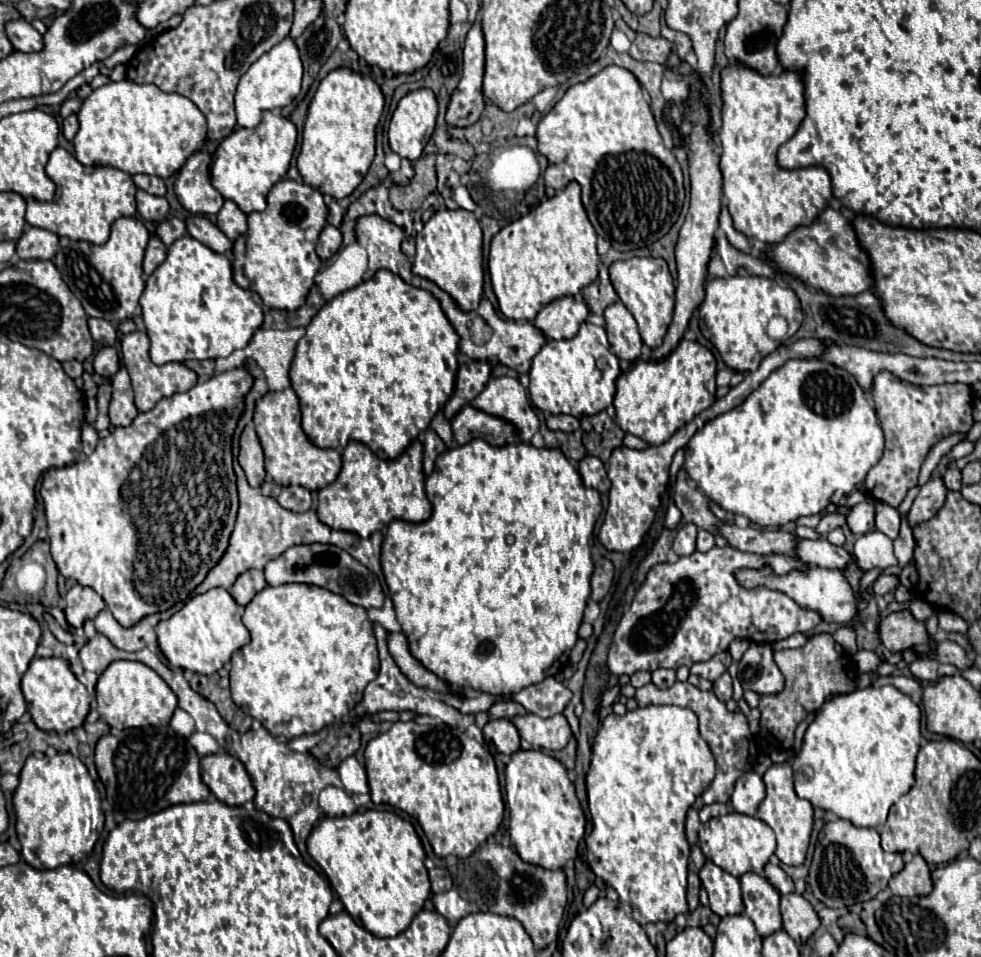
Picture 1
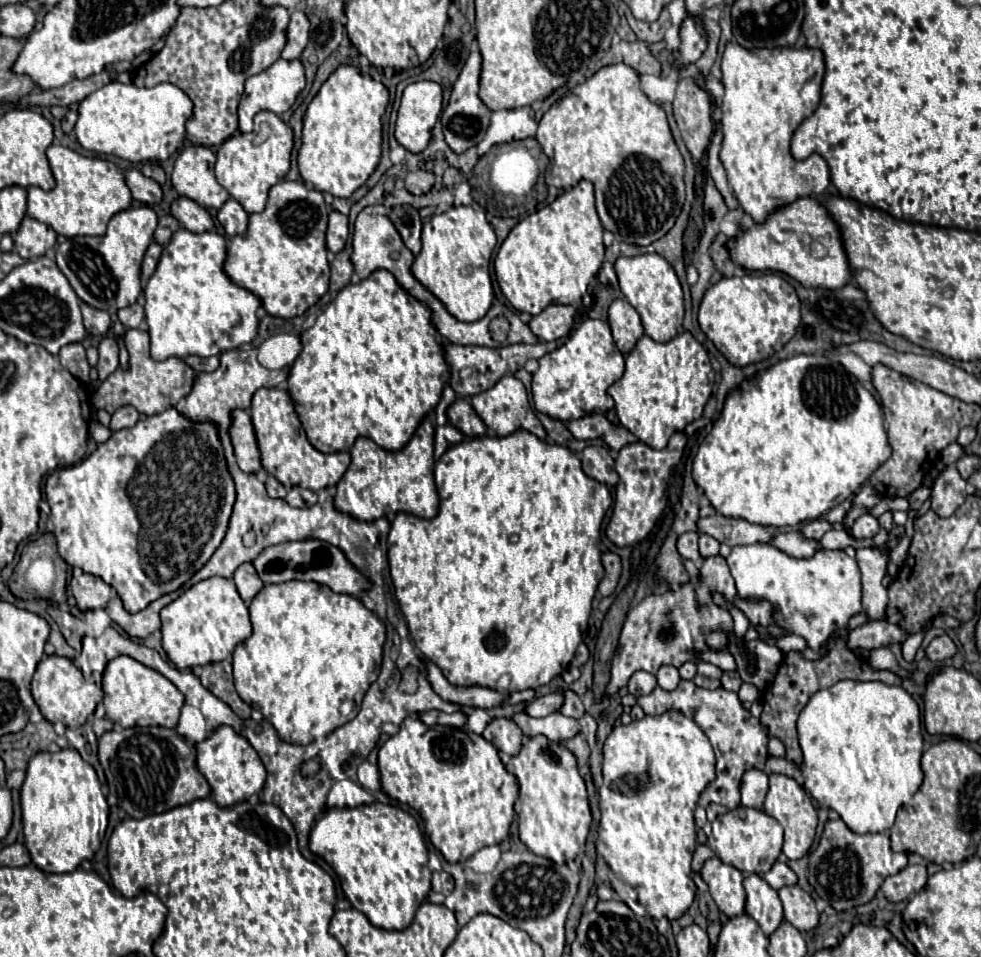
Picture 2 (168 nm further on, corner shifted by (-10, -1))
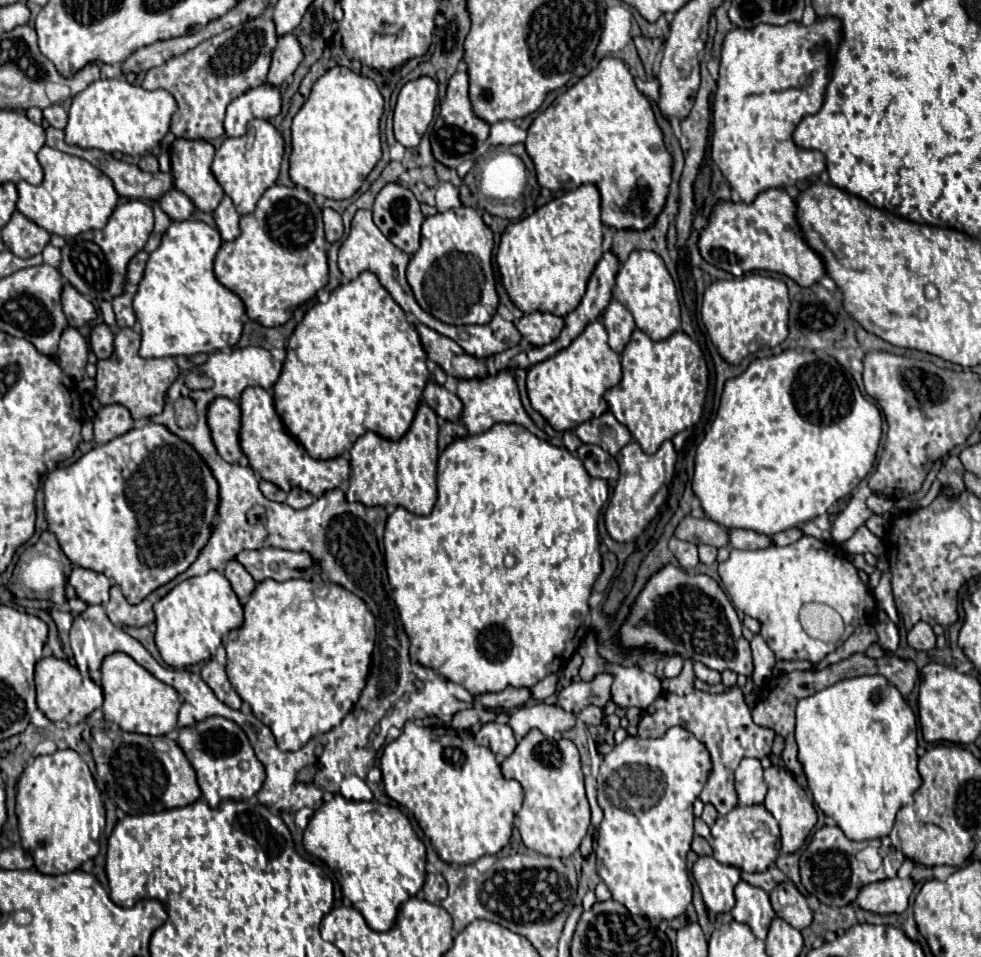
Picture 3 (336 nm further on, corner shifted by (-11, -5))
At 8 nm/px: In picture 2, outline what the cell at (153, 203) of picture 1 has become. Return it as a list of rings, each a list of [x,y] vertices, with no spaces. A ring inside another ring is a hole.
[[[137,169],[125,171],[125,179],[127,179],[127,185],[129,185],[135,201],[139,201],[143,205],[149,205],[149,207],[163,201],[163,191],[161,191],[159,183],[145,177],[141,171],[137,171]]]

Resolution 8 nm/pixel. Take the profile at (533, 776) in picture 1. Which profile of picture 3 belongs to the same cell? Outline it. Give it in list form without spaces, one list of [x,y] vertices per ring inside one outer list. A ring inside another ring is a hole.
[[[532,729],[502,763],[502,775],[516,779],[524,789],[524,805],[518,813],[518,831],[524,845],[548,857],[570,857],[580,847],[590,825],[590,807],[576,745],[570,739],[548,739]]]

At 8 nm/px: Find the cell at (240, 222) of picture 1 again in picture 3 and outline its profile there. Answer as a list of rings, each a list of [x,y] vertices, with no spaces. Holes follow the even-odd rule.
[[[224,195],[220,205],[216,207],[214,221],[216,221],[216,227],[218,227],[220,235],[222,235],[222,241],[232,241],[232,239],[236,239],[240,235],[240,227],[238,227],[240,215],[236,213],[236,209],[232,205],[232,199],[228,195]]]

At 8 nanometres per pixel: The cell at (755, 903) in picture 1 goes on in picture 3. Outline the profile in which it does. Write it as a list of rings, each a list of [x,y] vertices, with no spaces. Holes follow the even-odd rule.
[[[740,881],[734,887],[734,897],[736,897],[736,905],[730,911],[734,921],[748,925],[758,939],[766,939],[768,927],[776,917],[768,893],[746,881]]]

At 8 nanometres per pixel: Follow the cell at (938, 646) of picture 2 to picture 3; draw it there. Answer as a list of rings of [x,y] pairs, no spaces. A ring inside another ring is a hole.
[[[920,621],[908,631],[908,643],[910,643],[910,647],[914,647],[918,651],[928,651],[928,649],[934,649],[936,635],[928,623]]]

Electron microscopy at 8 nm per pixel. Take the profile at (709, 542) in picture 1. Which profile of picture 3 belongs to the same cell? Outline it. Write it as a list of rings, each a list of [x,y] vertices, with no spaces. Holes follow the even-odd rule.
[[[698,545],[698,555],[704,565],[712,565],[716,561],[716,553],[718,553],[718,549],[712,545]]]

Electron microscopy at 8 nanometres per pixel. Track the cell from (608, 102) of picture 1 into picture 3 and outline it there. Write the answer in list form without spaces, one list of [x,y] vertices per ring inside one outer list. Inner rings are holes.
[[[616,57],[602,59],[596,69],[558,95],[554,103],[532,121],[524,145],[542,187],[550,191],[572,191],[584,183],[596,185],[602,197],[602,223],[614,229],[646,229],[664,209],[672,159],[662,143],[662,131],[656,125],[648,99],[636,89],[628,67]]]

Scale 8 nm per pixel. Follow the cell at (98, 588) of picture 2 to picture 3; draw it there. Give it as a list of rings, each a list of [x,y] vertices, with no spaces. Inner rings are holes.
[[[76,567],[70,573],[70,585],[76,589],[76,595],[90,603],[90,605],[104,605],[108,601],[108,591],[112,587],[112,581],[96,571]]]

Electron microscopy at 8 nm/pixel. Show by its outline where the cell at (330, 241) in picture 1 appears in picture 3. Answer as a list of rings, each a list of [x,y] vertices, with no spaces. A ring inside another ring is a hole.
[[[324,209],[324,231],[326,231],[328,243],[334,243],[344,235],[342,217],[334,209]]]

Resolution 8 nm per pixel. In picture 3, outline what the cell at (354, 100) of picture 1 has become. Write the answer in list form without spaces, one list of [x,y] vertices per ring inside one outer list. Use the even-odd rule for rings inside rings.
[[[348,67],[328,69],[312,87],[306,103],[292,119],[292,153],[290,153],[290,179],[302,185],[314,195],[328,199],[350,199],[364,183],[366,175],[380,159],[380,117],[384,111],[384,99],[376,83],[368,77],[352,73]]]

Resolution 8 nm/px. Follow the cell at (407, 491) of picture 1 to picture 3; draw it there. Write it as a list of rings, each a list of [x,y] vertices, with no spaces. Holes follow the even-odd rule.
[[[422,401],[416,417],[410,425],[410,429],[406,431],[406,435],[402,435],[398,441],[390,441],[384,439],[382,435],[374,433],[374,431],[366,431],[362,437],[358,437],[358,441],[354,443],[354,447],[350,449],[350,465],[352,465],[352,473],[350,473],[350,487],[346,491],[348,501],[360,501],[364,505],[402,505],[408,511],[416,513],[416,515],[428,515],[436,503],[436,461],[438,461],[438,415]]]

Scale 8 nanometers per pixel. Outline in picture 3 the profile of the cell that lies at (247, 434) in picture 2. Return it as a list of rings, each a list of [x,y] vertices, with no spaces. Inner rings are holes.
[[[216,397],[208,405],[208,427],[218,455],[228,463],[236,463],[242,457],[238,403],[226,397]]]

